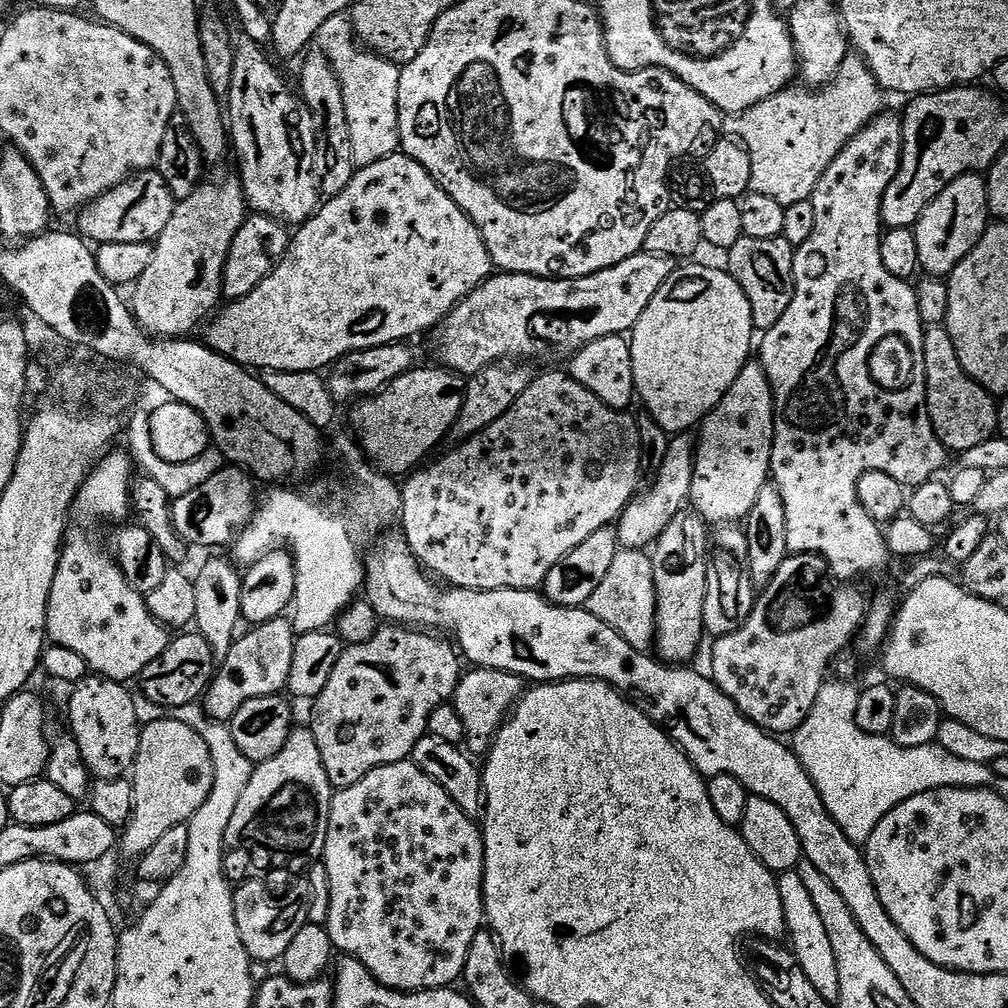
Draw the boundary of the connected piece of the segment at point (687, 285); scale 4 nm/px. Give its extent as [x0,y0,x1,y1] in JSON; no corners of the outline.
[630,262,754,434]

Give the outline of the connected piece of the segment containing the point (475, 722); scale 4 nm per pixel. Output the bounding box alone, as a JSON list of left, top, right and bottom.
[454,667,526,757]

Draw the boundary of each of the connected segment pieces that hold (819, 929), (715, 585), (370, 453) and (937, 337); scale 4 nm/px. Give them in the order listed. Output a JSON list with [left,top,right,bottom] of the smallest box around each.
[[777,871,840,1005],[704,526,758,637],[352,367,466,476],[924,327,997,453]]

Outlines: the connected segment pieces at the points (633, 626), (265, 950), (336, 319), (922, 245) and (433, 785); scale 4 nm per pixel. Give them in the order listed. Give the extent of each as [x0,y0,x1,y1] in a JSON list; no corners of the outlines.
[[586,548,656,650],[232,878,310,962],[202,154,494,373],[914,174,989,276],[322,759,486,992]]

